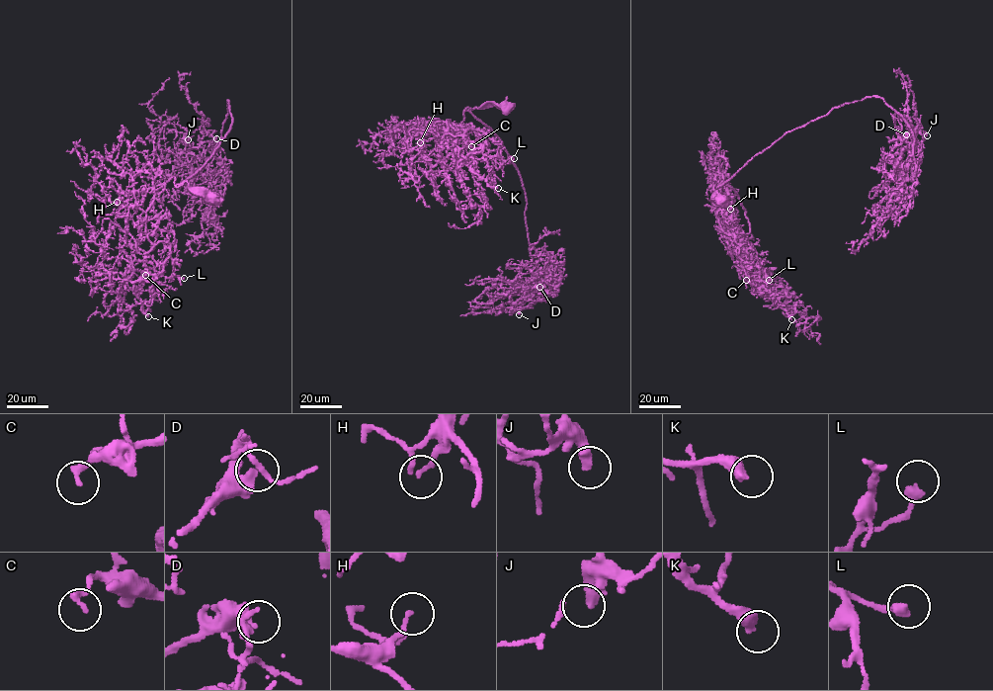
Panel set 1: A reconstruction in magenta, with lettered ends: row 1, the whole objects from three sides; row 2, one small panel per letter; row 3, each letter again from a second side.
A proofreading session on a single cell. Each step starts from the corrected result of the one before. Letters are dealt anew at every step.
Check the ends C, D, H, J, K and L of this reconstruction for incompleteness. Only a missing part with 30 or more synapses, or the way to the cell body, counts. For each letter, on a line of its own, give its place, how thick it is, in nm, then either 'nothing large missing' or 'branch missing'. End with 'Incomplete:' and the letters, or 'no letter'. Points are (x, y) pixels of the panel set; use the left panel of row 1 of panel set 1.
C: at (145, 275); 240 nm thick; nothing large missing
D: at (216, 138); 360 nm thick; nothing large missing
H: at (117, 202); 140 nm thick; nothing large missing
J: at (188, 139); 420 nm thick; nothing large missing
K: at (148, 316); 420 nm thick; branch missing
L: at (184, 278); 320 nm thick; nothing large missing
Incomplete: K

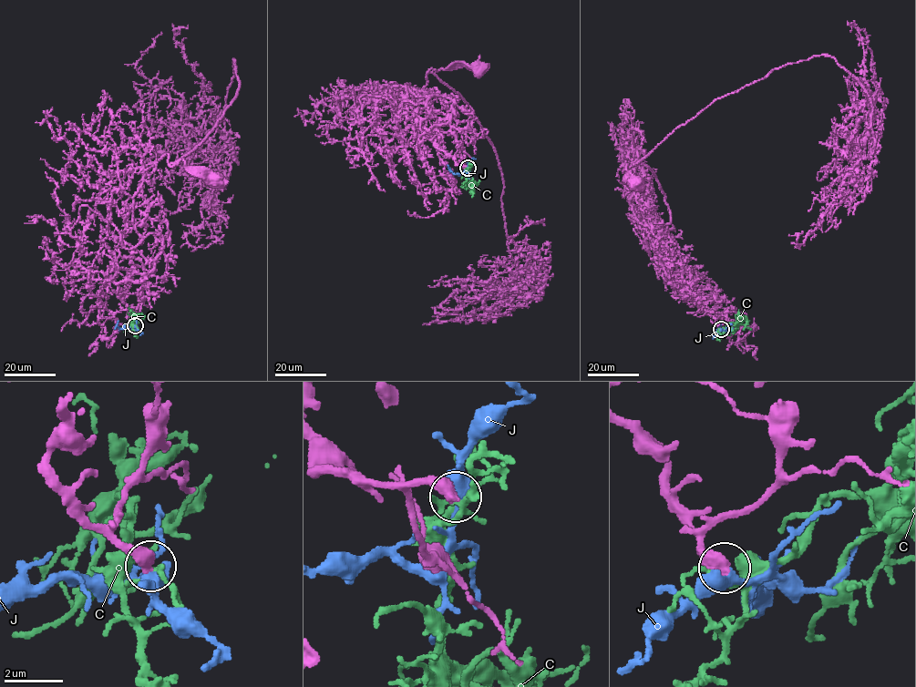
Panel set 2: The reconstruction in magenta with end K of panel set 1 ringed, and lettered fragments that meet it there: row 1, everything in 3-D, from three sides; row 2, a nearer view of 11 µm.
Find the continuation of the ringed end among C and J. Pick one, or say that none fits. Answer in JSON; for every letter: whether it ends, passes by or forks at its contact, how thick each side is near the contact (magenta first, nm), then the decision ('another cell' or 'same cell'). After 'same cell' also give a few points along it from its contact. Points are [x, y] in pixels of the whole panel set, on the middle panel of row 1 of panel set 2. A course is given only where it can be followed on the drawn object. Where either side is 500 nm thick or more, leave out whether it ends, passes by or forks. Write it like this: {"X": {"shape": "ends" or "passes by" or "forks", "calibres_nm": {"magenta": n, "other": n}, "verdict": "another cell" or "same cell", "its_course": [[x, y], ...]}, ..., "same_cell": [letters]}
{"C": {"shape": "passes by", "calibres_nm": {"magenta": 480, "other": 110}, "verdict": "another cell"}, "J": {"shape": "passes by", "calibres_nm": {"magenta": 480, "other": 380}, "verdict": "same cell", "its_course": [[468, 168], [466, 173], [455, 173], [449, 169], [451, 172]]}, "same_cell": ["J"]}

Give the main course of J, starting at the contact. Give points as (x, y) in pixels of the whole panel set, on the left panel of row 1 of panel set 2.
J: (135, 325), (119, 329), (117, 326), (118, 320)

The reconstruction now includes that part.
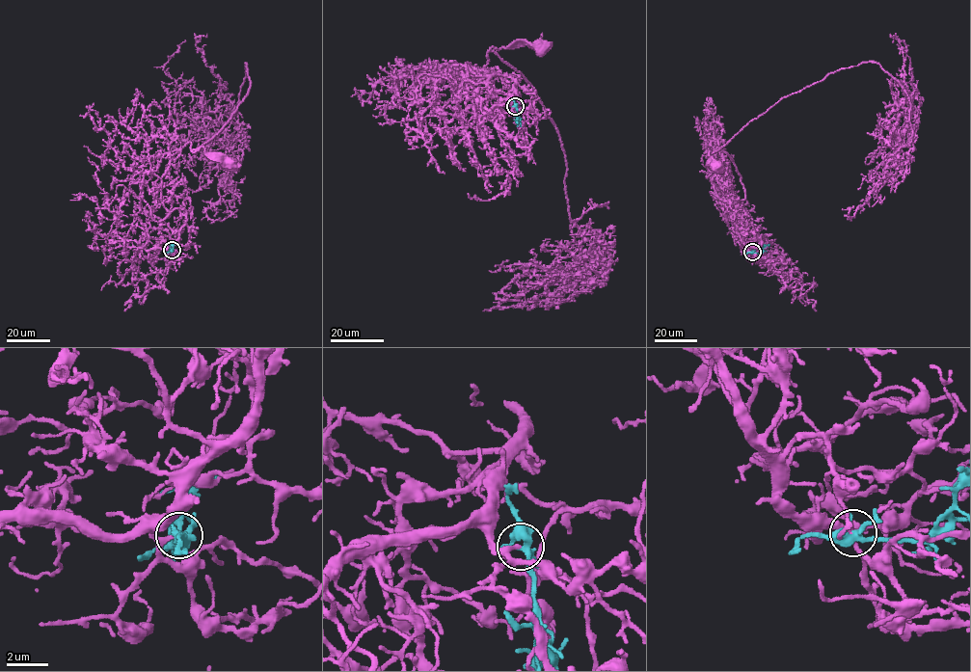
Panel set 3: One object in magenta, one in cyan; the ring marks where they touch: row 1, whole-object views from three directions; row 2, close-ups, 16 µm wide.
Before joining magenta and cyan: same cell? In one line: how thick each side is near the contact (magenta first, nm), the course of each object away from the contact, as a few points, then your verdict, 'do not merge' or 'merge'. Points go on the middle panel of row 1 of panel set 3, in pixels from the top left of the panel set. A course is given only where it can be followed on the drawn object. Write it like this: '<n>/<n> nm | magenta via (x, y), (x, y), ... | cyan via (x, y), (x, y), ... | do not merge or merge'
140/360 nm | magenta via (515, 106), (516, 80), (463, 67), (479, 68), (478, 79), (492, 47), (542, 47) | cyan via (515, 106), (520, 126) | merge

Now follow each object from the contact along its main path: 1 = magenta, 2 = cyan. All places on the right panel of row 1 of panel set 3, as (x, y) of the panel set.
1: (752, 252), (717, 182), (716, 142), (719, 153), (728, 154), (718, 147), (706, 157), (710, 151), (717, 165)
2: (752, 252), (760, 253), (769, 245)

